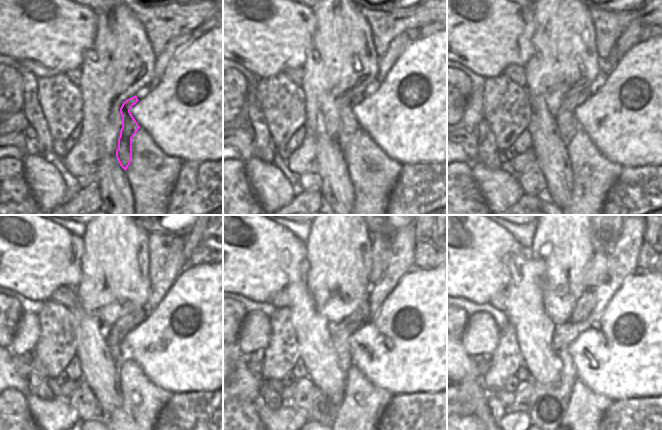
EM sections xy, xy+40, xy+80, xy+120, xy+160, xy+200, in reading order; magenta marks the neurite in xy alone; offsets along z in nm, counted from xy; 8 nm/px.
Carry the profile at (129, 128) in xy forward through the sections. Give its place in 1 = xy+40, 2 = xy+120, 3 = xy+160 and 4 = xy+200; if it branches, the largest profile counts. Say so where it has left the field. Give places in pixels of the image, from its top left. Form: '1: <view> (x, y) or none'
1: xy+40 (349, 125)
2: xy+120 (116, 339)
3: xy+160 (341, 333)
4: xy+200 (585, 305)

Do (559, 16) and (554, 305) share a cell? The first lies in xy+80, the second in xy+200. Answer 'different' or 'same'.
same

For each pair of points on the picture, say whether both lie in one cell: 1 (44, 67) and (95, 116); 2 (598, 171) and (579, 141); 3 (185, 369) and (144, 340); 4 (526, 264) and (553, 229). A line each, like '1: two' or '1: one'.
1: two
2: one
3: one
4: two

